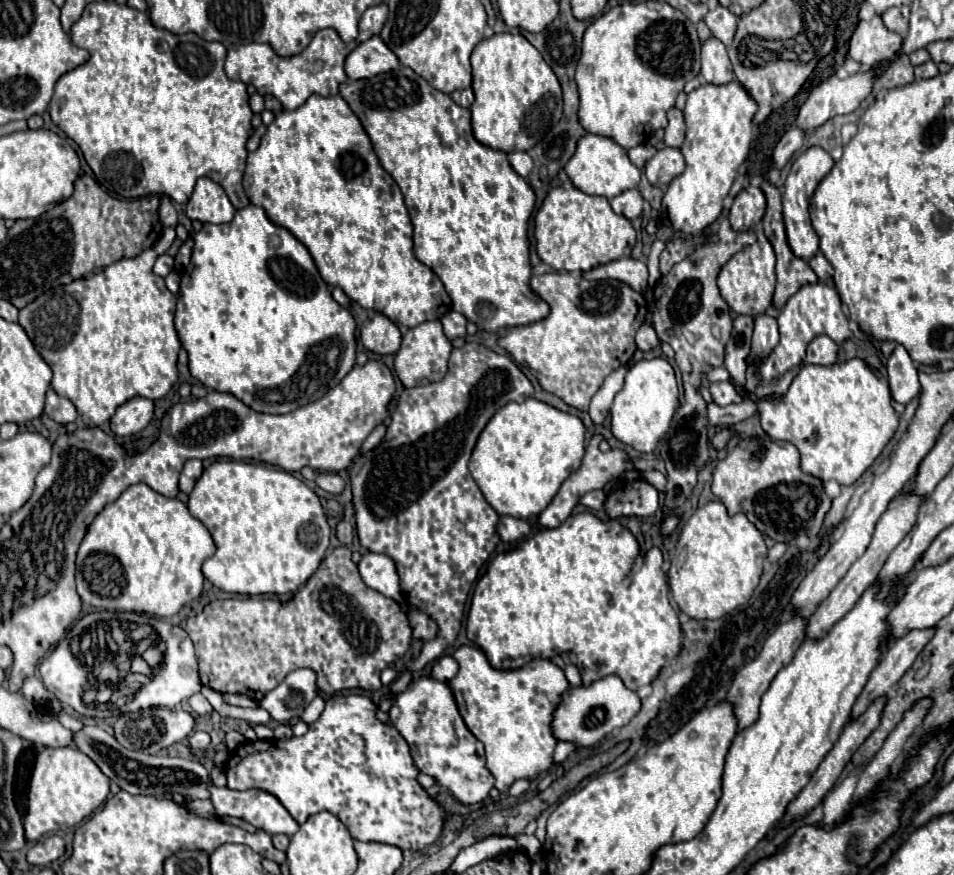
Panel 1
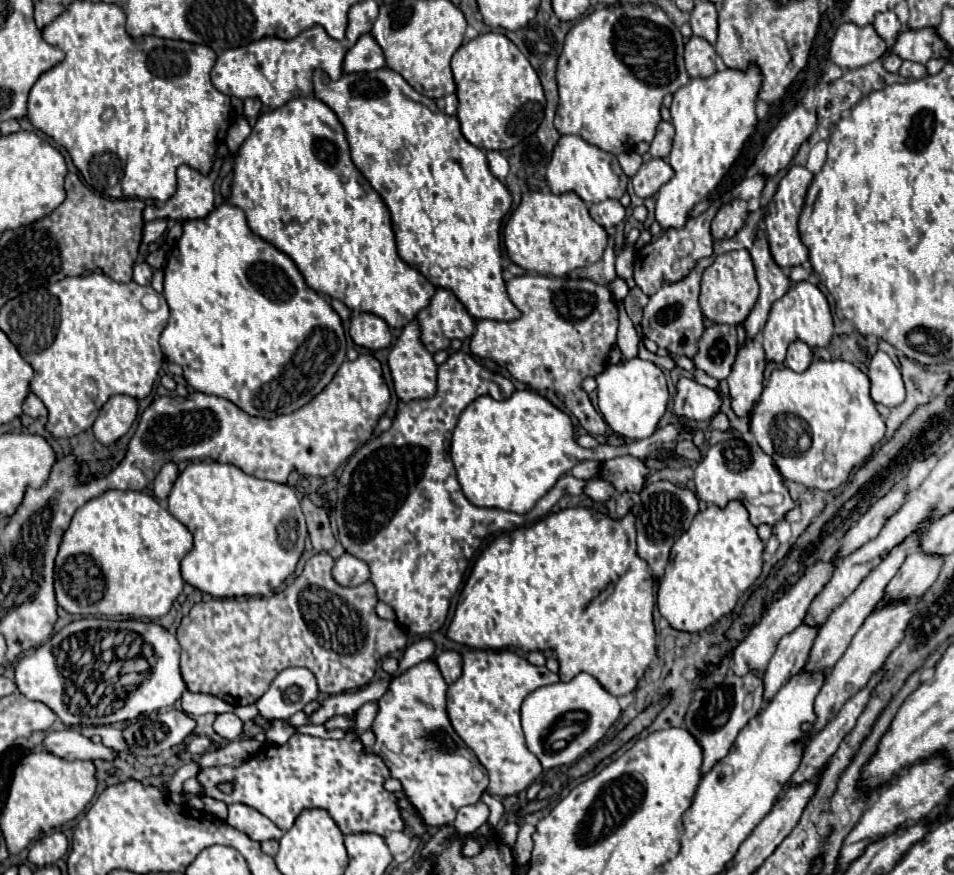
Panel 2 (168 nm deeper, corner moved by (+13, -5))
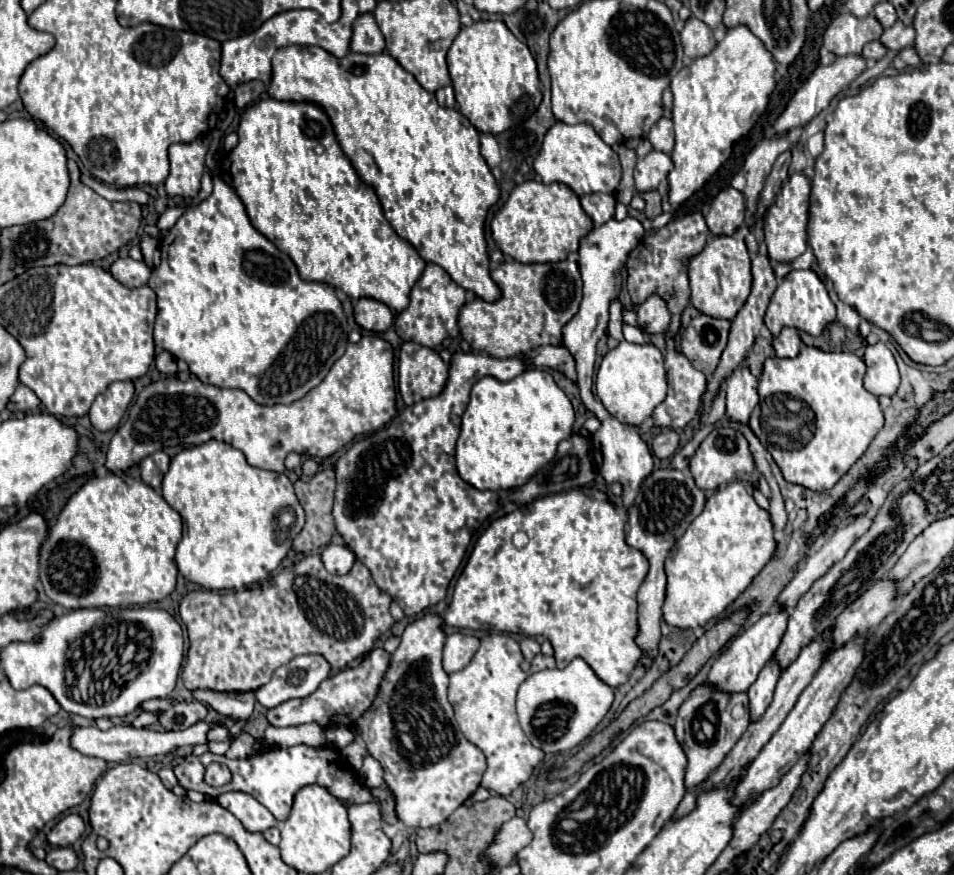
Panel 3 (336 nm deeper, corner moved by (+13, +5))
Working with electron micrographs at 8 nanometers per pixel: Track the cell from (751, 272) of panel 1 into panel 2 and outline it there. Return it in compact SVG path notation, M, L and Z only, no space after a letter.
M733 250L715 256L713 264L703 270L699 306L707 320L715 324L741 324L759 298L759 284L755 278L755 268L747 250Z

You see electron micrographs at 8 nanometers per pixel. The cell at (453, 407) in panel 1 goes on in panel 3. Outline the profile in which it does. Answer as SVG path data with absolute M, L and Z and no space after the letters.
M455 352L449 362L449 378L441 394L407 406L387 426L353 442L353 446L339 458L335 466L335 526L345 544L355 552L357 560L371 570L375 584L403 608L405 616L417 618L445 598L447 586L461 566L467 544L471 542L469 522L473 522L475 532L485 520L501 510L499 492L475 490L471 484L459 478L455 468L455 442L471 386L485 376L493 376L499 382L509 382L523 370L525 364L517 356L499 360L487 354Z

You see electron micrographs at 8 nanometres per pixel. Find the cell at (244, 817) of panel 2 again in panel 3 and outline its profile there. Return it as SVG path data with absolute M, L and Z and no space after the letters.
M225 792L217 798L217 802L227 808L237 820L241 820L249 832L265 832L277 826L275 816L245 792Z

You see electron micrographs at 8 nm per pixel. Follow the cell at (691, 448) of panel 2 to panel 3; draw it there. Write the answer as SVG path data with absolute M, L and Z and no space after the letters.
M667 430L667 432L661 432L653 438L653 454L657 458L671 458L679 448L679 434L675 430Z

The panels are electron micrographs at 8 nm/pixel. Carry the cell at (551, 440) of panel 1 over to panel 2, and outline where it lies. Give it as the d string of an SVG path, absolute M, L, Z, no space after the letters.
M515 390L507 400L479 396L461 414L451 442L451 460L457 470L457 480L467 500L483 508L503 508L515 514L527 514L539 498L543 498L559 480L561 474L583 460L609 460L623 454L647 458L663 444L677 442L681 426L669 424L655 430L649 438L627 442L619 448L601 444L601 454L595 448L581 448L573 438L571 418L553 406L535 390Z

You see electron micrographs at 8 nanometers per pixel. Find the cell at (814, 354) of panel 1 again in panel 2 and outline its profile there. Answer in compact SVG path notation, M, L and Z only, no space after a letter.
M795 340L789 344L787 348L787 356L785 356L785 366L795 370L795 372L803 372L809 368L811 364L811 348L807 344L803 344L801 340Z

